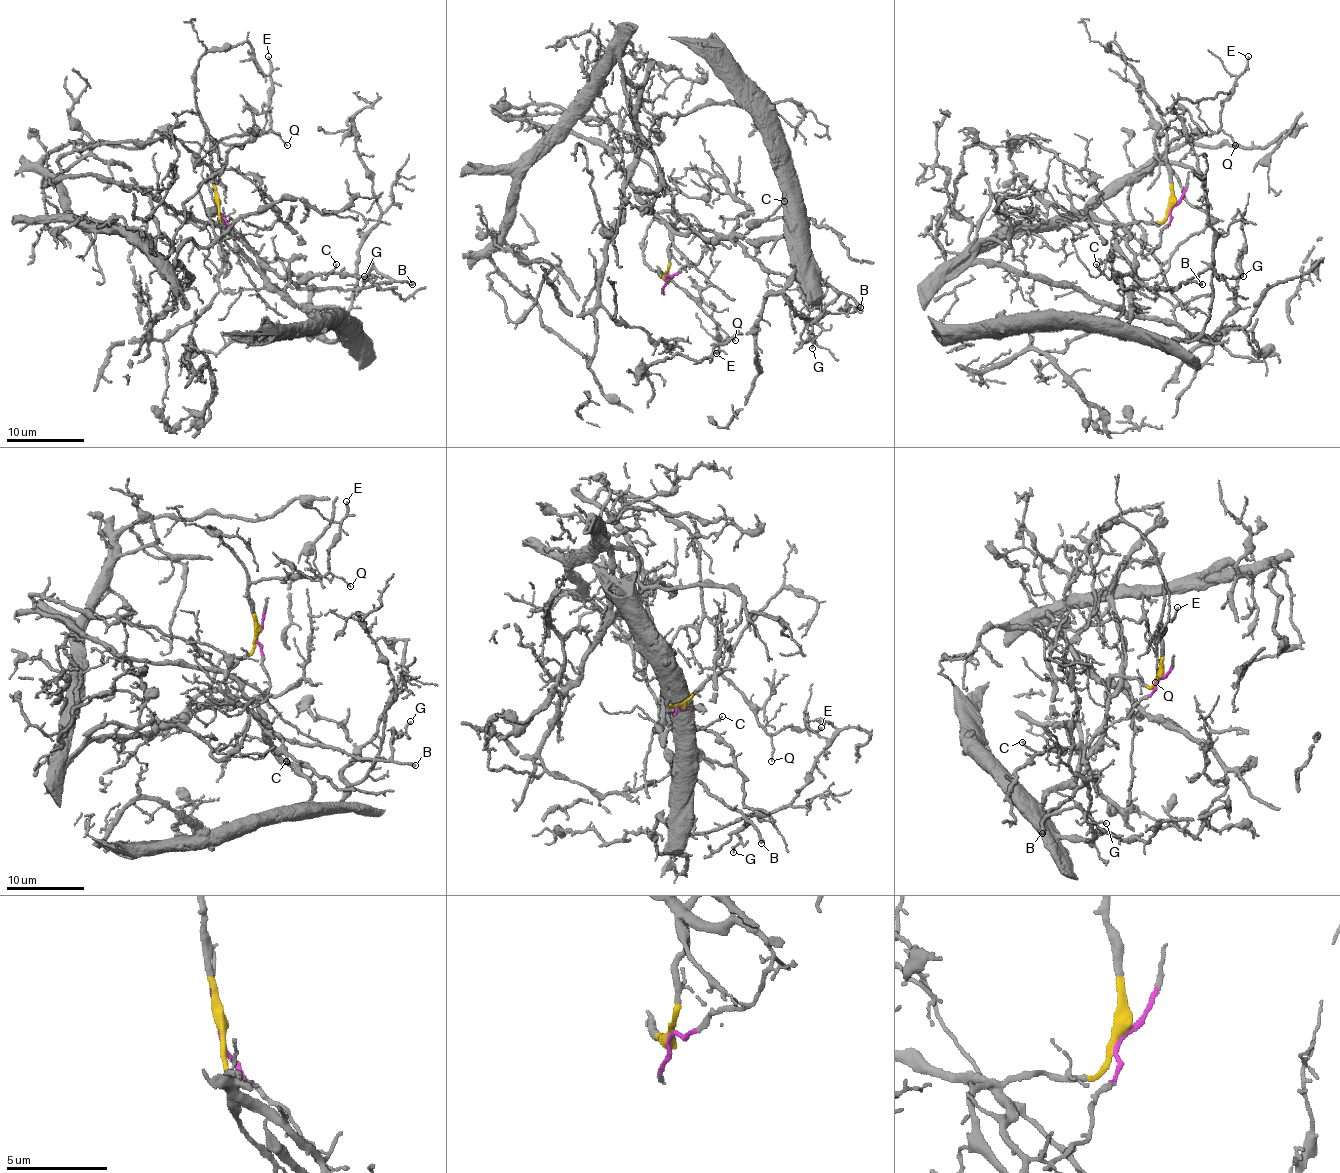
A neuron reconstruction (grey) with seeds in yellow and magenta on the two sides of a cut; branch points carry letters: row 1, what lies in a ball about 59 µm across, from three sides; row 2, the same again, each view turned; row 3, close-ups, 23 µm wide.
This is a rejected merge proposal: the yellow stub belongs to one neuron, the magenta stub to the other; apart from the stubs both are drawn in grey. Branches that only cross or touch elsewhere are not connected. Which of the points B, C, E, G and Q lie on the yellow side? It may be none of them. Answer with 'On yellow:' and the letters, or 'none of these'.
On yellow: E, Q

